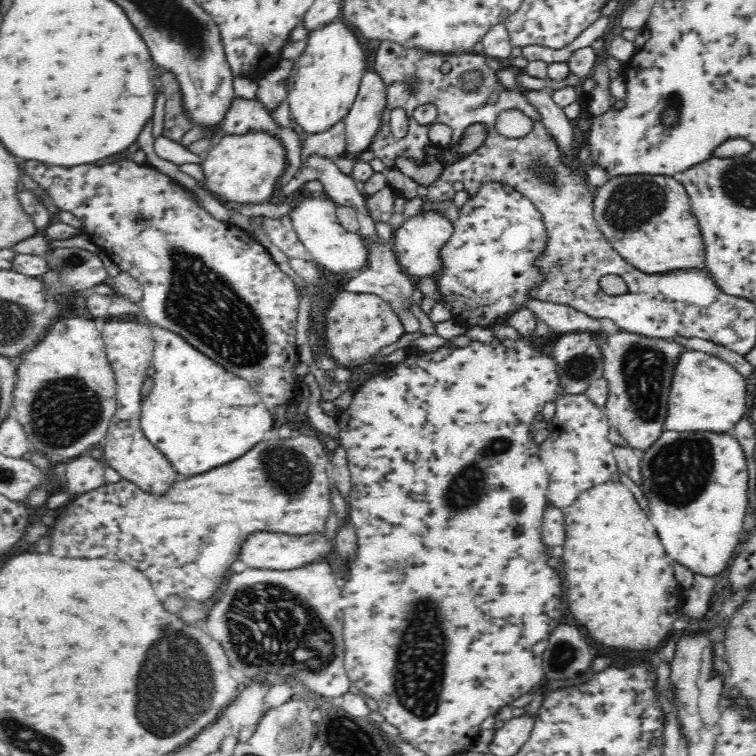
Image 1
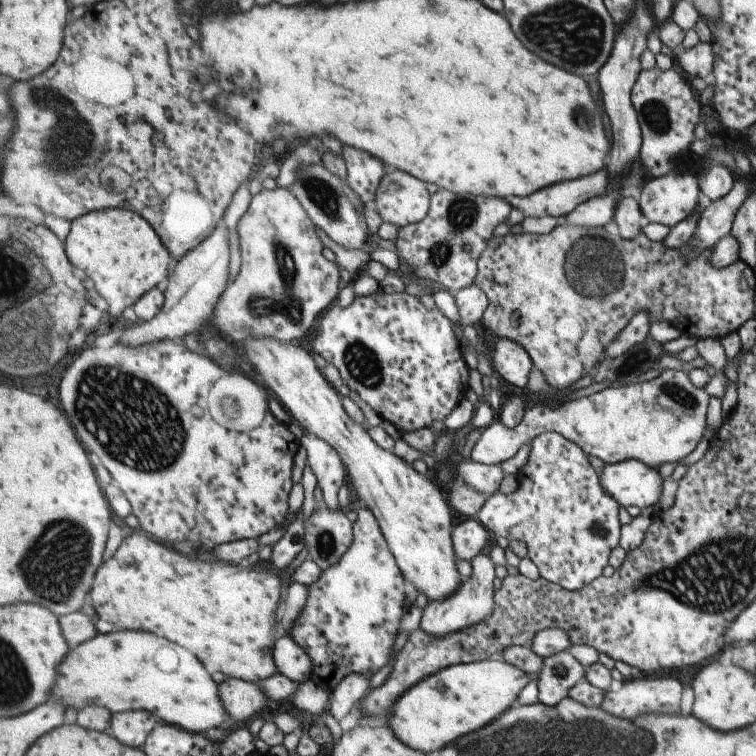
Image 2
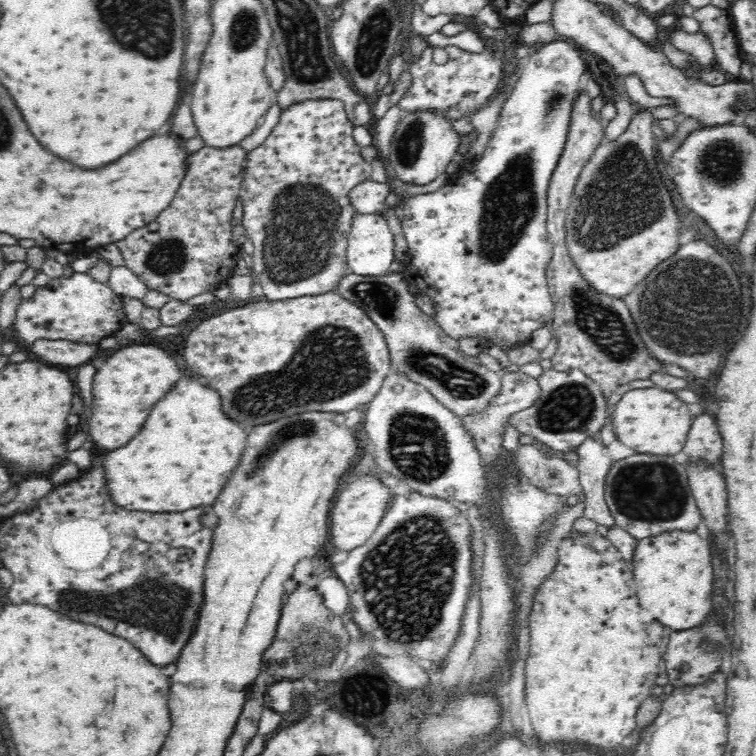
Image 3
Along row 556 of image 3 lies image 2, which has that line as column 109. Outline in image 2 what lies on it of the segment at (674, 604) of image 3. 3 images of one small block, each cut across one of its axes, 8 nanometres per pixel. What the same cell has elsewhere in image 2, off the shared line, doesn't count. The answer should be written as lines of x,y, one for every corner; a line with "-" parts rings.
121,630
111,634
99,634
97,638
88,640
87,644
83,643
71,649
58,668
58,682
54,686
53,701
62,701
69,708
85,708
91,703
107,707
113,714
131,710
149,711
155,713
164,724
177,725
203,734
211,728
225,727
232,722
230,713
222,703
222,696
219,696
217,684
209,676
206,666
187,648
159,638
151,632

